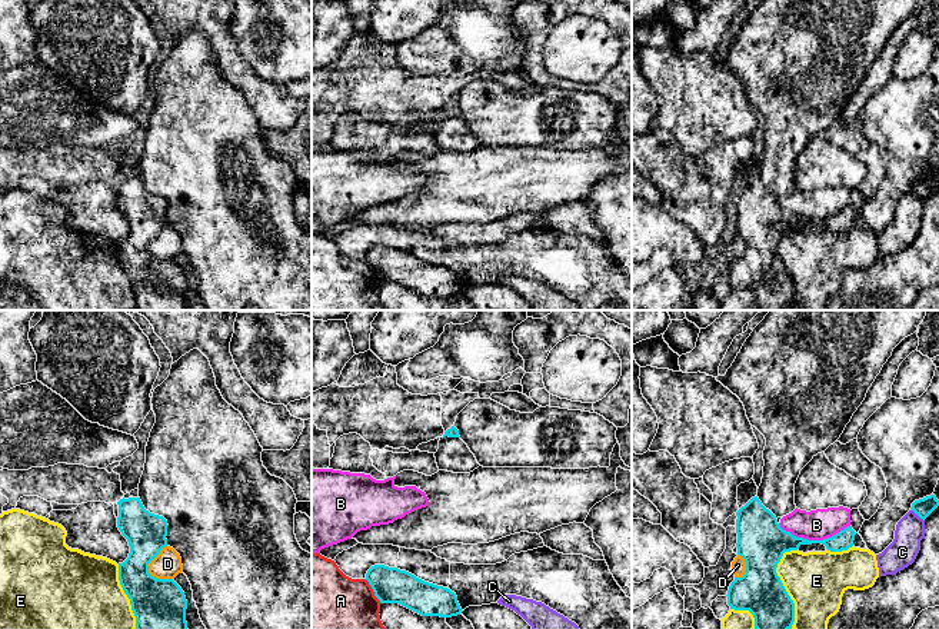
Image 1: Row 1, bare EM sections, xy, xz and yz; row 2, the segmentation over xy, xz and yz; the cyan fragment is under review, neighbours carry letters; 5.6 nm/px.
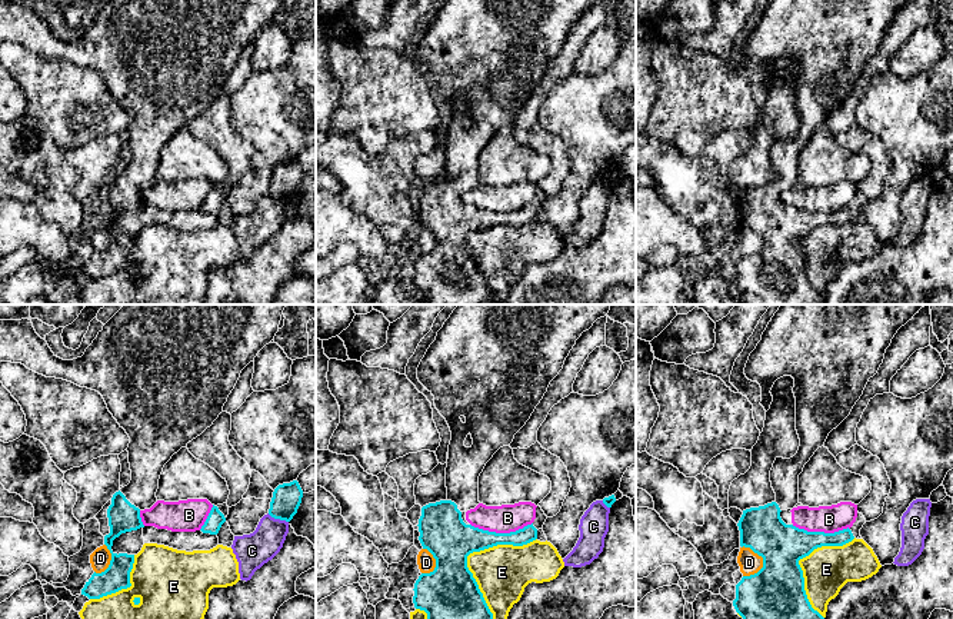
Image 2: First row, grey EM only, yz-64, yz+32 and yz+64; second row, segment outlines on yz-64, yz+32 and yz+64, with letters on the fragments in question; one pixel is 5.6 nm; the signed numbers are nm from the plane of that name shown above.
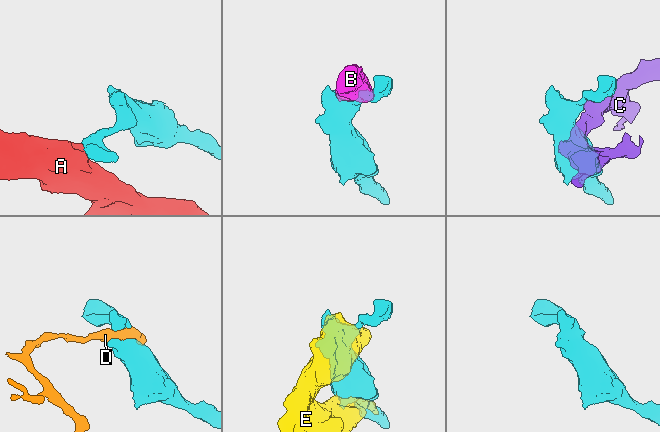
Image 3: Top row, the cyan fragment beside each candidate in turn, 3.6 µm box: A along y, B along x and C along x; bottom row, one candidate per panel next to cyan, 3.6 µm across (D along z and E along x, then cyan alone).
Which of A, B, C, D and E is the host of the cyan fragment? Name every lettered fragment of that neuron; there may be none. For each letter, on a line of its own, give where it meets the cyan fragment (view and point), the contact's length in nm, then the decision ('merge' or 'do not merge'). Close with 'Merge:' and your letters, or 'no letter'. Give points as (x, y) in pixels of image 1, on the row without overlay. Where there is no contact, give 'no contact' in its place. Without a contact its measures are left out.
A: xz (373, 270) | 160 nm | do not merge
B: yz (813, 220) | 400 nm | do not merge
C: yz (918, 195) | 100 nm | do not merge
D: xy (150, 240) | 200 nm | do not merge
E: yz (782, 265) | 440 nm | do not merge
Merge: no letter

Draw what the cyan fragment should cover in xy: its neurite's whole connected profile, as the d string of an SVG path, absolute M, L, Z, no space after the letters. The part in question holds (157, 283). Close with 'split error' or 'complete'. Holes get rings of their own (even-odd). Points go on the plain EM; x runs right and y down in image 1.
M139 169L126 173L119 182L119 197L117 207L121 214L127 219L130 226L129 237L119 243L119 260L120 264L130 279L131 290L136 296L137 310L189 310L186 302L187 280L182 267L173 259L156 259L149 253L149 243L167 226L167 200L163 196L150 193L144 189Z; split error

